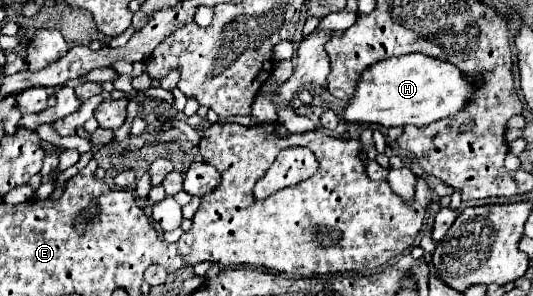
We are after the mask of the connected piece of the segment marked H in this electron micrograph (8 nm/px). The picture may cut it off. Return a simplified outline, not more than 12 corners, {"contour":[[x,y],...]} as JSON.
{"contour":[[413,53],[367,67],[343,117],[429,125],[455,115],[473,83]]}

